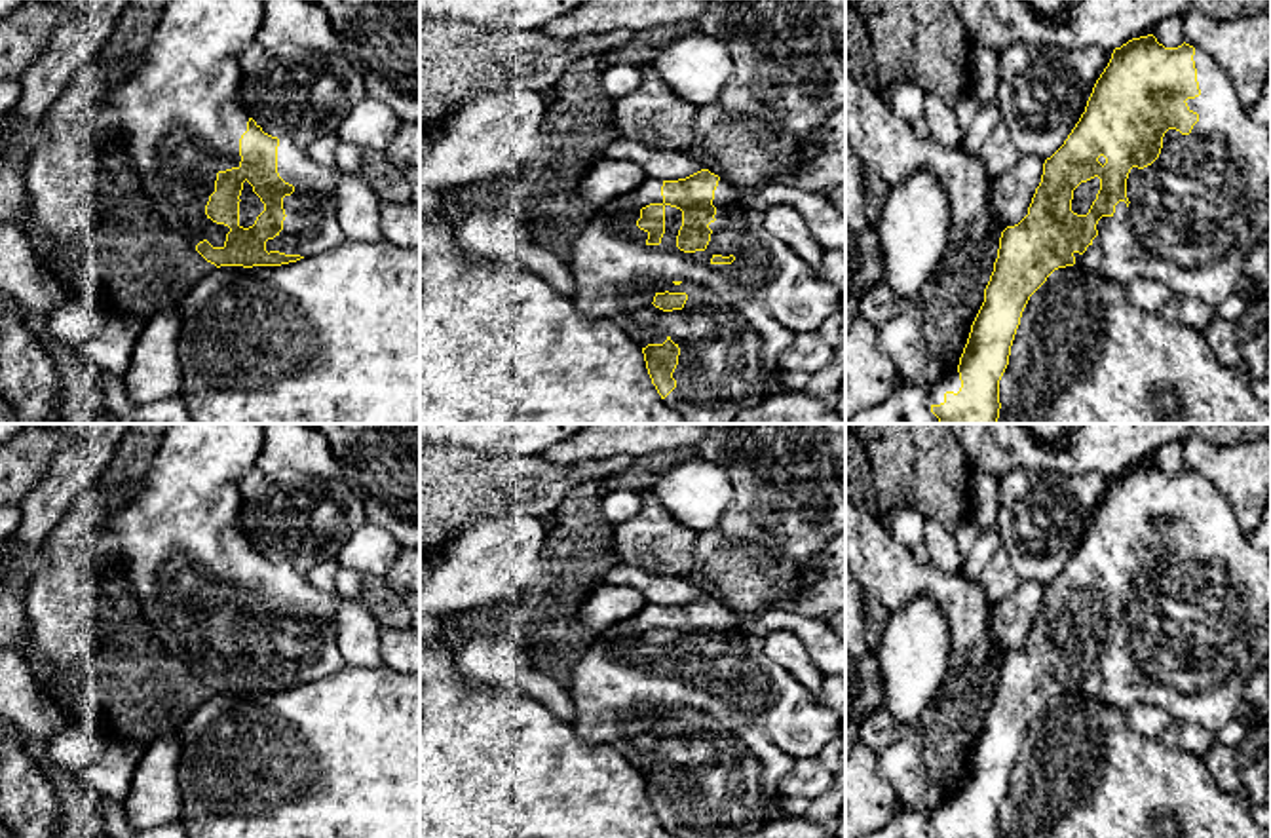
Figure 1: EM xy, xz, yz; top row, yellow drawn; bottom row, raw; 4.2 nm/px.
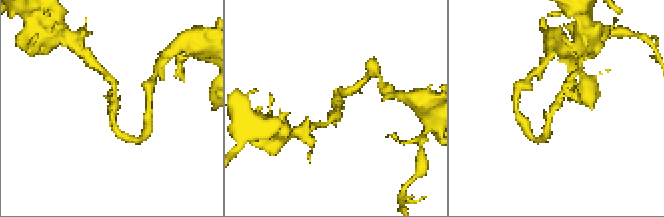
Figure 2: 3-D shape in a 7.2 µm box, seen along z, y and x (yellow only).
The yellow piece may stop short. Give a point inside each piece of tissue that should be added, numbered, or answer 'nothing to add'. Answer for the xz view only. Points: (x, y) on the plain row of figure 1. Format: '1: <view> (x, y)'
nothing to add

